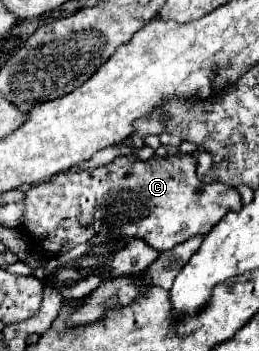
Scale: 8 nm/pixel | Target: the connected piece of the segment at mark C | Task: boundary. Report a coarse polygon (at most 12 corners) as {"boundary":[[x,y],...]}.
{"boundary":[[119,155],[27,191],[49,253],[93,235],[167,251],[243,207],[179,155]]}

